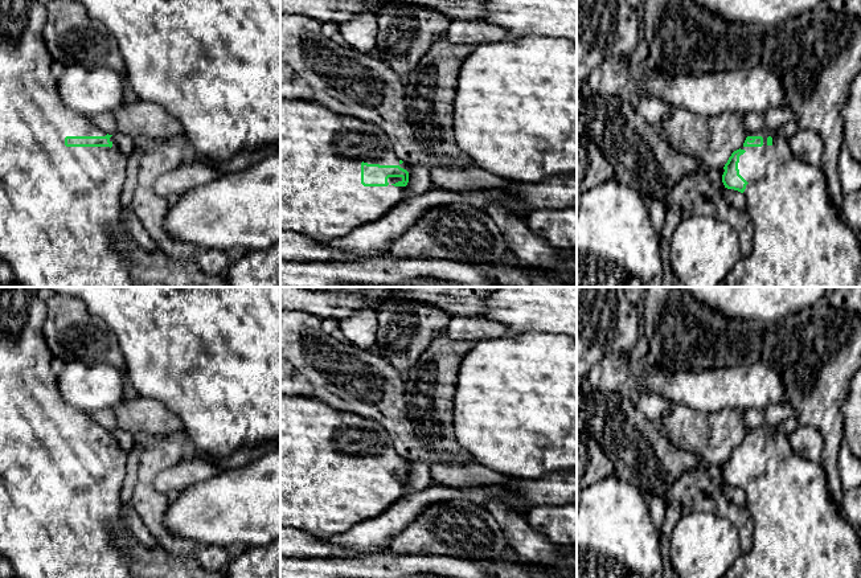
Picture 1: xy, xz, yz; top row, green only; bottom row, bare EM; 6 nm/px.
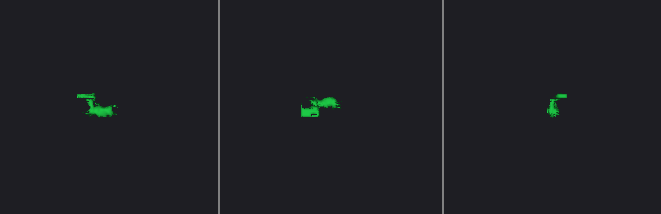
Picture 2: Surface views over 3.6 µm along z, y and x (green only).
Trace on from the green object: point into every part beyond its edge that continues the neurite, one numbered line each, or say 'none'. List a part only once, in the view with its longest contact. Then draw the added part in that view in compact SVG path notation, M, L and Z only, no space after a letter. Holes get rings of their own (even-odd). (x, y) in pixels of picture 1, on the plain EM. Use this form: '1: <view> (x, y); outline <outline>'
1: xz (322, 492); outline M280 395L280 528L296 528L321 538L336 537L360 522L369 521L405 495L406 483L395 483L402 474L389 474L388 483L364 483L361 459L399 462L409 470L411 462L399 459L390 434L378 422L358 414L340 411L315 398Z

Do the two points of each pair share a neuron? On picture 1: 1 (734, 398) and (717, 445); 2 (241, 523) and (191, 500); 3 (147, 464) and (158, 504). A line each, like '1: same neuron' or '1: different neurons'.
1: different neurons
2: same neuron
3: same neuron

